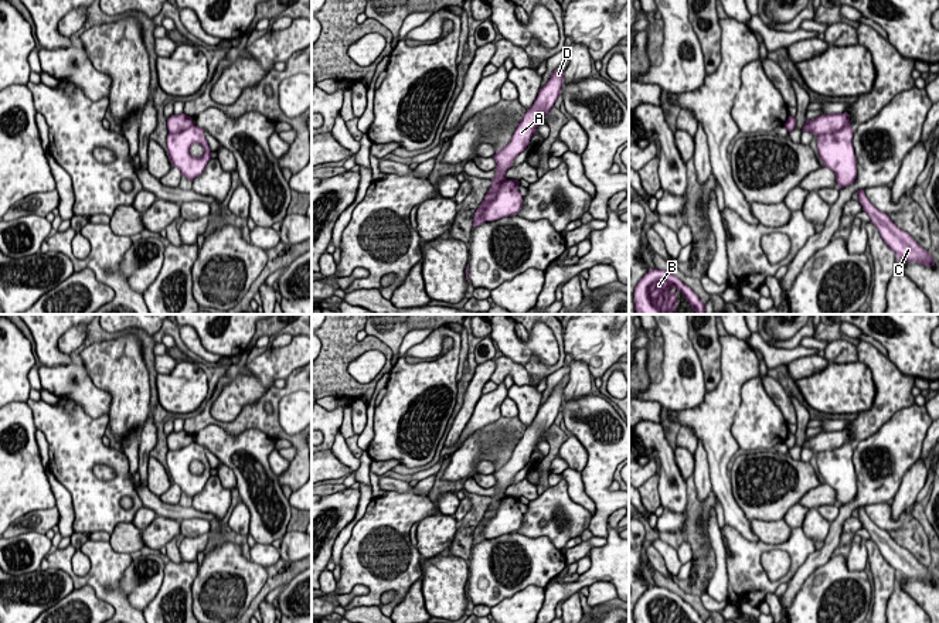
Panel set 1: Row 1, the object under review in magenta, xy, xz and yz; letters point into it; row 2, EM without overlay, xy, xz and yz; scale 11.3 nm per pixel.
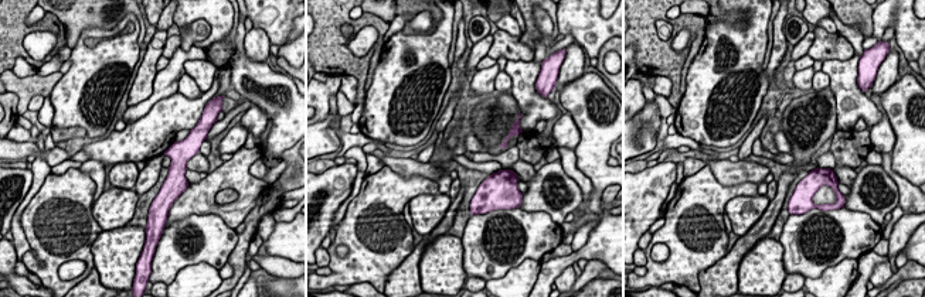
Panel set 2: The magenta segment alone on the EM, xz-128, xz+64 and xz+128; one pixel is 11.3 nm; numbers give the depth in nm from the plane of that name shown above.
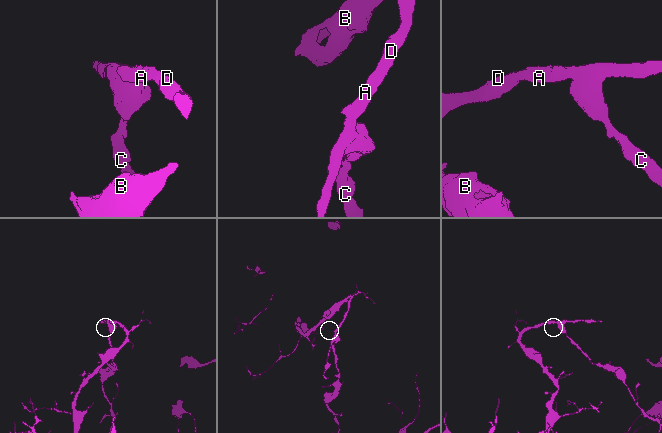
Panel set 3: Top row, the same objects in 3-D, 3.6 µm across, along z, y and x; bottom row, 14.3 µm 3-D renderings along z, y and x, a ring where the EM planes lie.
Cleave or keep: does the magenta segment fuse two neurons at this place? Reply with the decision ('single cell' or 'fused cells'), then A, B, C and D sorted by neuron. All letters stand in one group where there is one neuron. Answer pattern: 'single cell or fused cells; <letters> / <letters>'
fused cells; A B D / C

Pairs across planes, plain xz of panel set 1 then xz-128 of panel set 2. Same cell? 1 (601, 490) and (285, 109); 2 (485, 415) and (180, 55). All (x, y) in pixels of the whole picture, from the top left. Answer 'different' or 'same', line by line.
1: same
2: same

